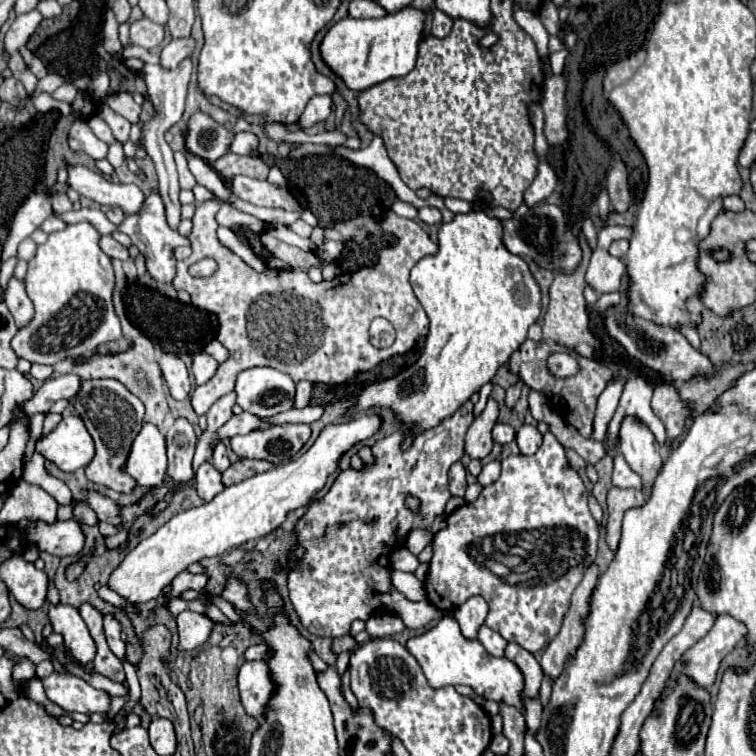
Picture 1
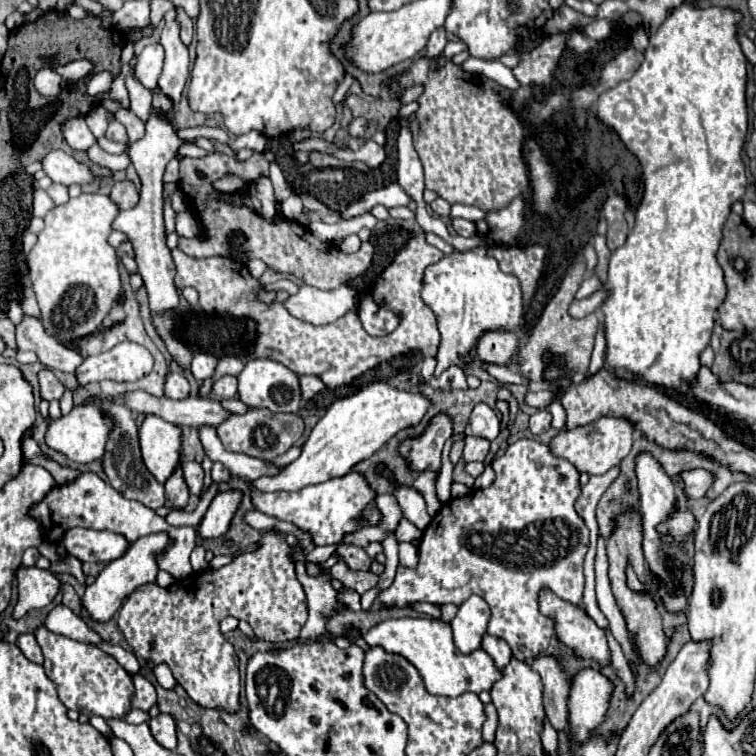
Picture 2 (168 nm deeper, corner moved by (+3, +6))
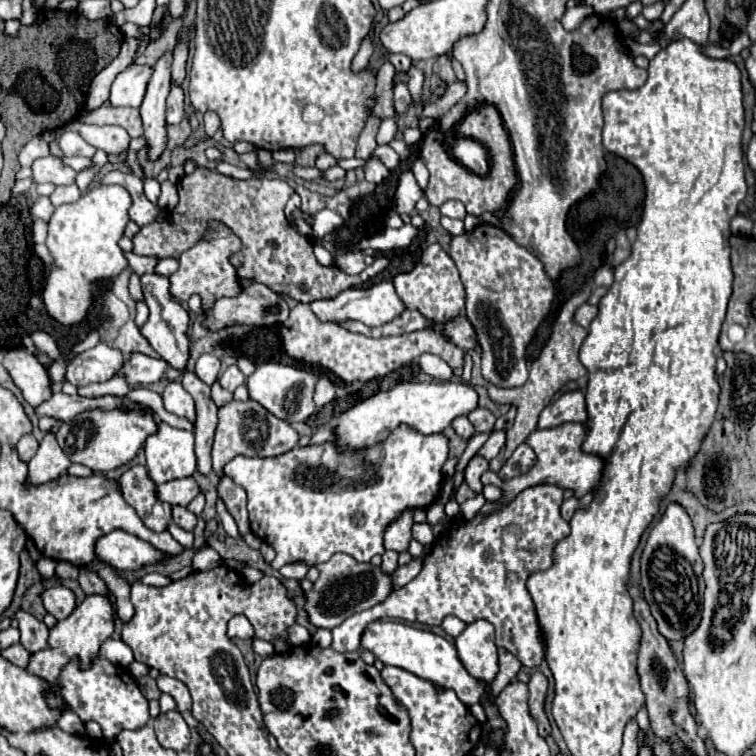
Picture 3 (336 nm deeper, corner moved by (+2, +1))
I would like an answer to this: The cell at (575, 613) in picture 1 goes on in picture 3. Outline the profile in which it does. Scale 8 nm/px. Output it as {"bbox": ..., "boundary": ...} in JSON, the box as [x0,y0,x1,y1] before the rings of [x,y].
{"bbox":[528,672,550,738],"boundary":[[[542,672],[532,674],[530,682],[528,682],[528,708],[530,708],[530,716],[534,716],[536,724],[538,724],[538,734],[542,738],[546,738],[550,734],[550,722],[544,714],[544,698],[546,698],[546,690],[548,690],[548,680]]]}

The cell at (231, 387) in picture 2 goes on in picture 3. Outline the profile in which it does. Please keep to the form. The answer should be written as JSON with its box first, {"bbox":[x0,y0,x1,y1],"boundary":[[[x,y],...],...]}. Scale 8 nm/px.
{"bbox":[218,364,244,392],"boundary":[[[232,364],[232,366],[228,366],[226,368],[226,372],[222,372],[220,374],[220,378],[218,378],[218,382],[222,384],[222,388],[226,388],[226,390],[230,390],[230,392],[234,392],[240,384],[244,384],[244,374],[240,372],[240,368],[236,366],[236,364]]]}

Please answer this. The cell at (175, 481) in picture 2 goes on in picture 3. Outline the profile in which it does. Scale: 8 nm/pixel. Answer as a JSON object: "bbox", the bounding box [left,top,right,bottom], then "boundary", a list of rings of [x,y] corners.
{"bbox":[172,506,196,532],"boundary":[[[182,506],[172,508],[172,520],[174,520],[174,524],[178,524],[180,528],[184,528],[188,532],[192,532],[194,526],[196,526],[196,516],[190,510],[182,508]]]}

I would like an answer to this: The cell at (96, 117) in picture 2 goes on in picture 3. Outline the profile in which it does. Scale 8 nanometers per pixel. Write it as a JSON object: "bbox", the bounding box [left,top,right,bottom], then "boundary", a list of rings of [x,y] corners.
{"bbox":[110,64,152,108],"boundary":[[[132,64],[128,70],[118,74],[116,80],[112,82],[112,88],[110,88],[112,106],[138,108],[142,104],[150,74],[152,74],[152,68],[140,66],[140,64]]]}

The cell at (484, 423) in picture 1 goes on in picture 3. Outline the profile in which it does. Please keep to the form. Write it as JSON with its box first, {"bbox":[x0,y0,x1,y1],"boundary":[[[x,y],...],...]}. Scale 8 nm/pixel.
{"bbox":[466,456,488,494],"boundary":[[[474,456],[468,466],[466,466],[466,484],[470,486],[472,492],[476,494],[482,494],[482,488],[484,484],[480,482],[480,476],[488,470],[488,460],[482,458],[482,456]]]}

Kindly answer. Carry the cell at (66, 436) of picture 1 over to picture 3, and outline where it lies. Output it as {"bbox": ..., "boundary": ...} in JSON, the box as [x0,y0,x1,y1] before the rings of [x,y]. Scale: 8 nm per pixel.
{"bbox":[56,398,158,472],"boundary":[[[124,398],[122,408],[112,408],[112,410],[96,408],[80,412],[74,420],[62,424],[62,428],[56,432],[56,438],[60,448],[72,462],[88,466],[96,472],[108,472],[124,464],[130,464],[136,458],[138,450],[144,446],[146,438],[156,430],[158,424],[150,416],[150,412],[140,410],[136,402]]]}

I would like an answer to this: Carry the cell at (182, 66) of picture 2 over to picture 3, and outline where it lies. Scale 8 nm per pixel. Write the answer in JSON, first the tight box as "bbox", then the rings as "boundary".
{"bbox":[166,84,184,124],"boundary":[[[172,84],[168,94],[168,110],[166,110],[166,124],[180,124],[184,118],[184,92],[180,86]]]}

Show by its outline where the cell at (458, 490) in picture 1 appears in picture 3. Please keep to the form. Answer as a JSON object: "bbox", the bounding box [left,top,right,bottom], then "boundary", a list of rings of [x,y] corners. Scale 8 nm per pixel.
{"bbox":[452,416,476,438],"boundary":[[[458,416],[458,418],[454,418],[452,420],[452,428],[456,430],[456,434],[460,434],[462,438],[472,438],[474,434],[476,434],[476,430],[474,430],[474,426],[470,424],[470,420],[466,418],[466,416]]]}

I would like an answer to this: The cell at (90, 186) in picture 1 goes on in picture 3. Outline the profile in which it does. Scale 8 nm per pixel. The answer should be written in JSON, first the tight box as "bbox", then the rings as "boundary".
{"bbox":[32,156,76,186],"boundary":[[[44,156],[44,158],[34,160],[34,164],[32,164],[32,180],[36,184],[52,182],[56,186],[62,186],[62,184],[72,184],[76,180],[76,172],[70,166],[66,166],[60,158]]]}

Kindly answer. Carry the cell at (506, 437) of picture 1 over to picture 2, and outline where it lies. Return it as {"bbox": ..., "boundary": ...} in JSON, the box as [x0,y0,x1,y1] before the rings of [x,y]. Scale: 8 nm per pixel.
{"bbox":[465,403,501,441],"boundary":[[[479,403],[469,417],[469,425],[465,427],[465,433],[493,441],[499,435],[499,429],[501,429],[501,421],[497,413],[485,403]]]}

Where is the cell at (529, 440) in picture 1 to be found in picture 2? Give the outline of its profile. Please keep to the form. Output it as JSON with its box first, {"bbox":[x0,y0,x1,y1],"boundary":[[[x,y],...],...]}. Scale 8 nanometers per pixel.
{"bbox":[529,411,551,435],"boundary":[[[537,411],[529,417],[529,431],[533,435],[541,435],[551,427],[551,415],[547,411]]]}

